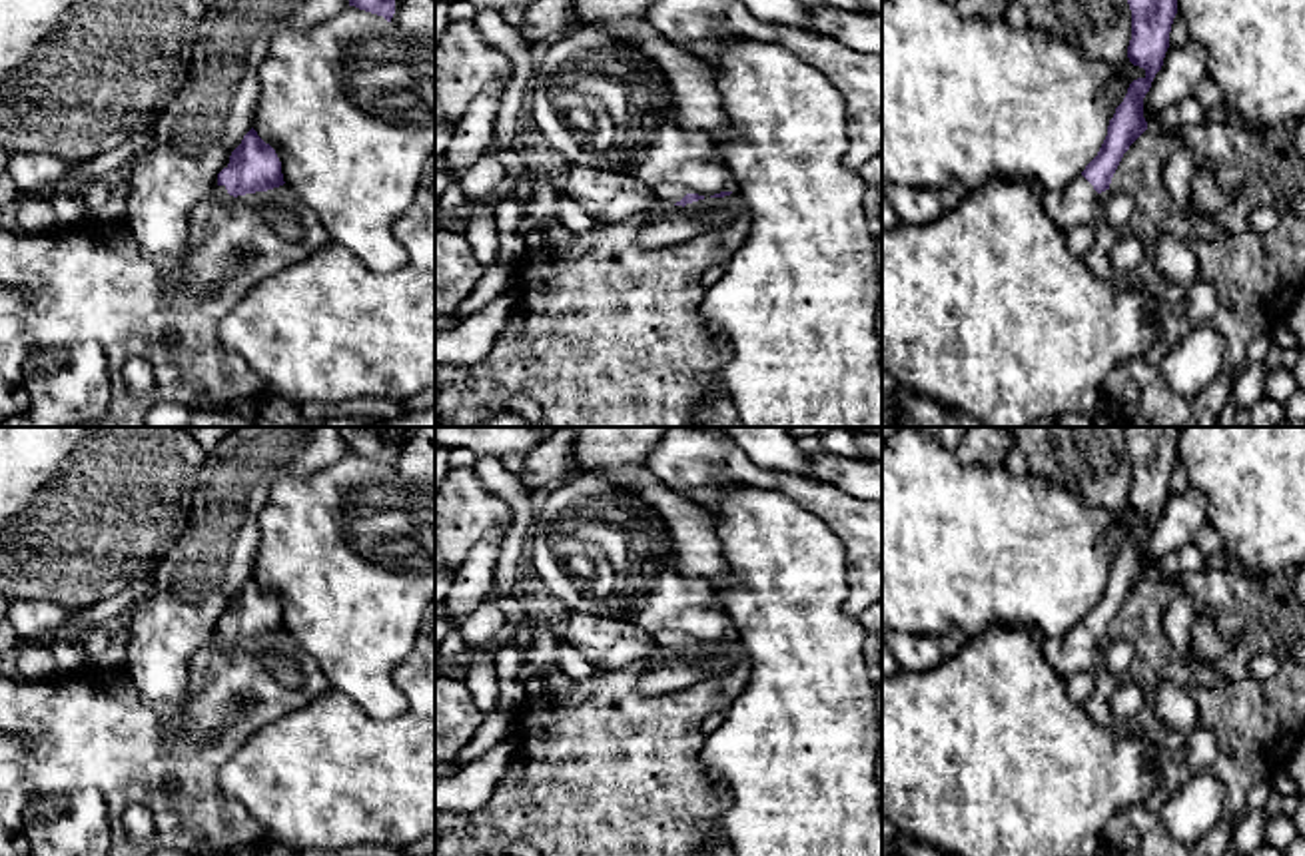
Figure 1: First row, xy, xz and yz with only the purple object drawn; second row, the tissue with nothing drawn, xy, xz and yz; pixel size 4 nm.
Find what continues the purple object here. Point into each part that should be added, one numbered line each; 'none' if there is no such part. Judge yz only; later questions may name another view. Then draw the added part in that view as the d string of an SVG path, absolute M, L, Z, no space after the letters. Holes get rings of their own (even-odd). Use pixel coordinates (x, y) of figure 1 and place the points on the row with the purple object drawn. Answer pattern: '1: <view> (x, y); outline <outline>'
1: yz (1078, 204); outline M1082 174L1060 192L1044 190L1038 184L1032 184L1032 190L1064 233L1078 225L1091 225L1099 215L1099 194Z

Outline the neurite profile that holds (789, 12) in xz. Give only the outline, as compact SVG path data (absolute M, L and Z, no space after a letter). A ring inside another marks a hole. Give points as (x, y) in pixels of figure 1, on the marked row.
M740 0L746 10L772 24L790 26L812 34L810 12L800 0Z

